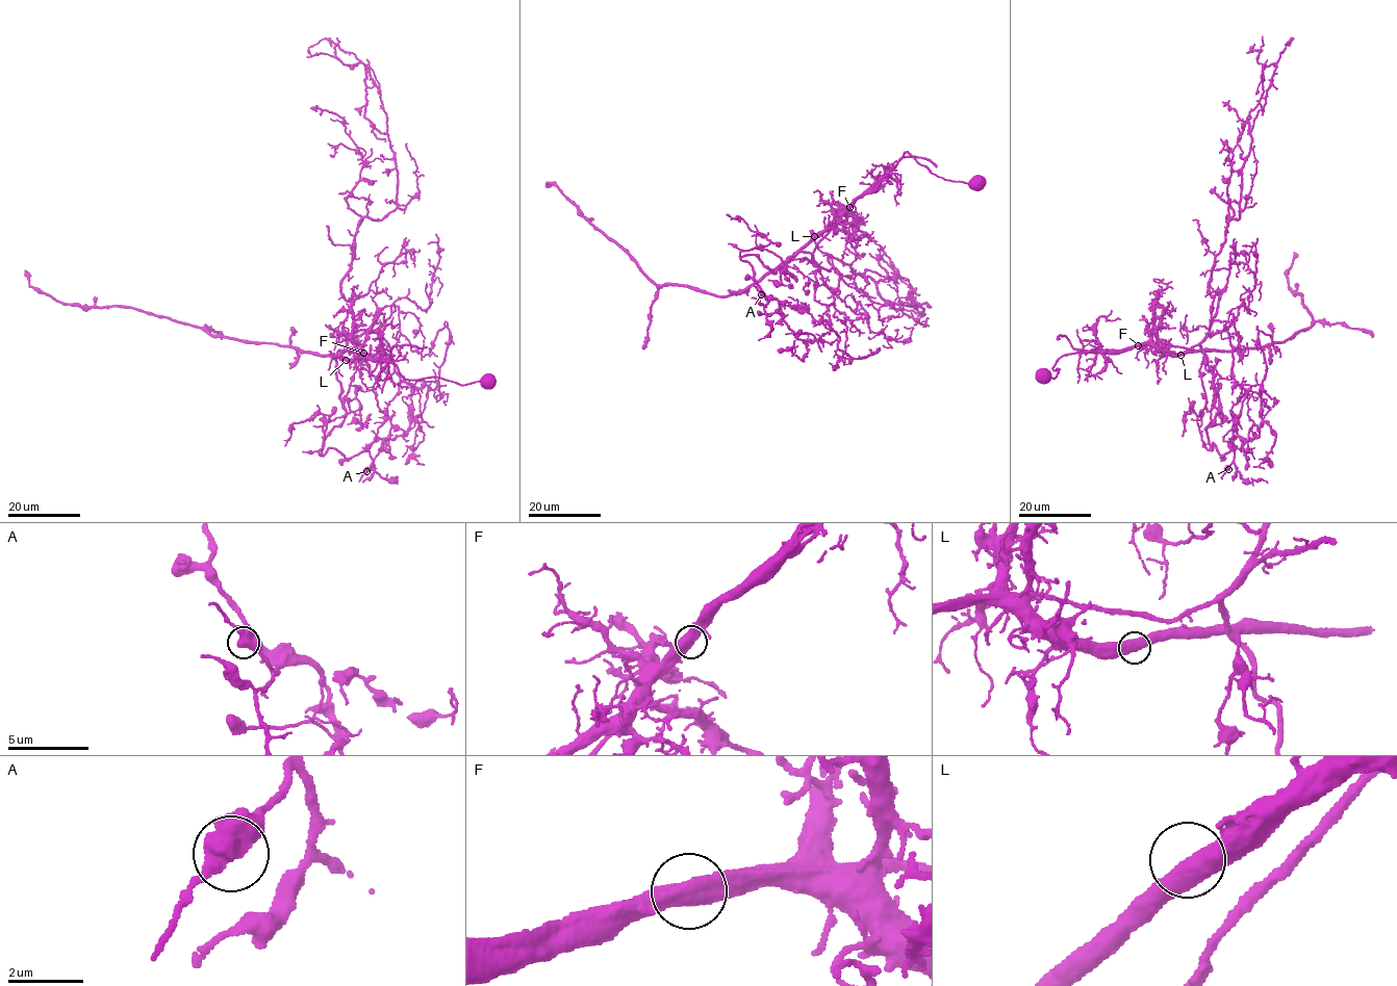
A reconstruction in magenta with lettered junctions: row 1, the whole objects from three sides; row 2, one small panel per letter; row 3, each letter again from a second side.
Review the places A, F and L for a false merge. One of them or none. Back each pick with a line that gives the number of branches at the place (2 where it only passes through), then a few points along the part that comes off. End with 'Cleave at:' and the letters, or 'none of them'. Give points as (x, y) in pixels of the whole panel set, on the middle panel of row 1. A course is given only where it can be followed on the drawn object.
F: 2 | (849, 207), (812, 260), (830, 269), (831, 255), (872, 280), (886, 301), (925, 314), (892, 267)
Cleave at: F

